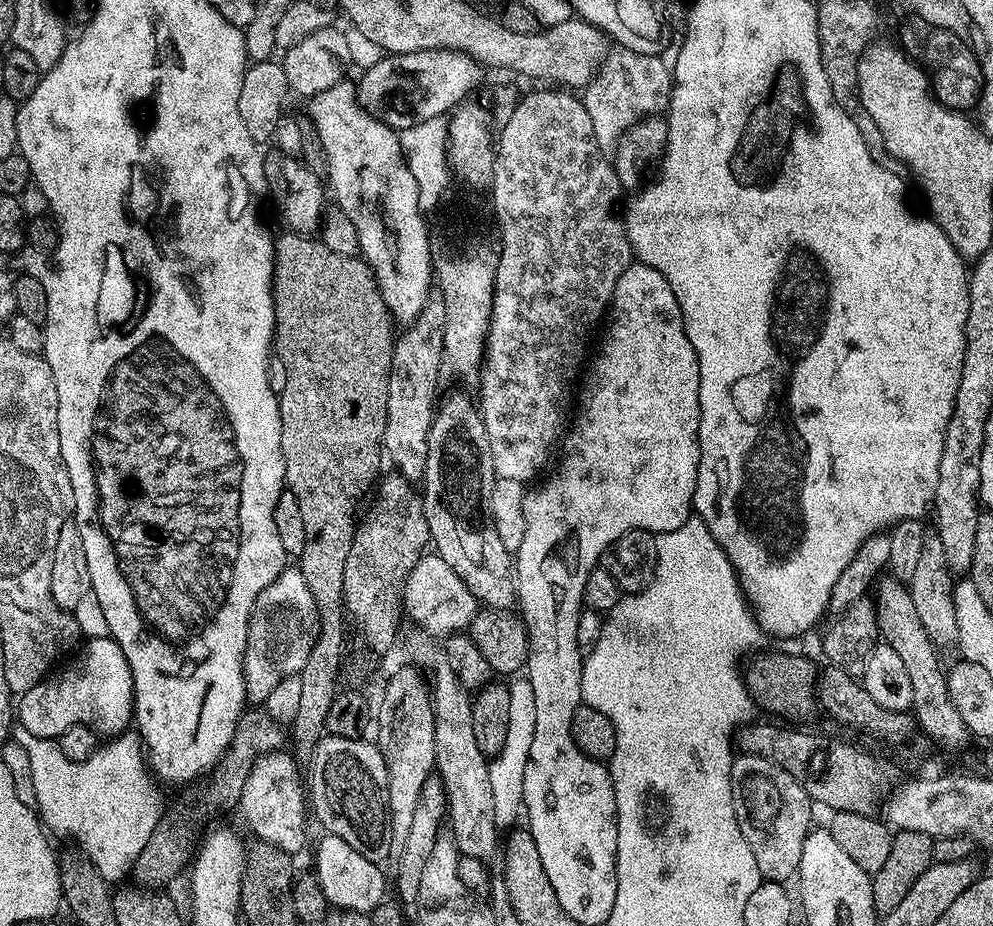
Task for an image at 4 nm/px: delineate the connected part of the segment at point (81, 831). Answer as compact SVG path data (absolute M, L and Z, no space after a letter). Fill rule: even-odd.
M22 727L15 729L14 740L22 746L22 750L26 750L30 758L30 771L34 774L36 795L35 811L45 829L53 837L69 836L72 839L69 841L74 842L75 847L86 854L86 858L90 858L90 862L96 867L98 874L102 874L104 880L115 882L123 875L131 873L136 855L140 853L142 846L146 846L148 833L155 830L162 815L160 796L152 785L153 777L150 775L146 752L140 743L139 735L132 730L125 731L109 739L105 748L104 745L97 747L96 753L82 762L66 758L55 739L43 740Z

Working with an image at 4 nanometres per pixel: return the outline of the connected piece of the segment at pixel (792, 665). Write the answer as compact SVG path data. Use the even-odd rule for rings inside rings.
M768 652L765 656L753 655L748 668L743 669L744 684L757 705L768 712L777 712L788 722L804 722L812 711L817 711L816 677L818 664L804 656L791 656L788 652Z

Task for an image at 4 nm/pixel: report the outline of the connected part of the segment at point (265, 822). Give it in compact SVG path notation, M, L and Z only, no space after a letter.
M287 751L267 752L257 760L256 765L250 770L250 776L246 778L246 786L242 786L238 812L244 815L248 828L255 839L266 842L278 850L289 854L297 854L304 848L304 839L308 832L304 829L304 812L306 816L306 792L299 785L300 776L296 770L296 764L287 756Z

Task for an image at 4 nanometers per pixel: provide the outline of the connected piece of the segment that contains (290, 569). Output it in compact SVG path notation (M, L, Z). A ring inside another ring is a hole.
M288 566L262 590L248 627L248 645L244 651L244 690L253 705L263 705L270 690L283 680L295 677L310 658L314 633L318 628L318 613L314 594L306 586L299 567Z

